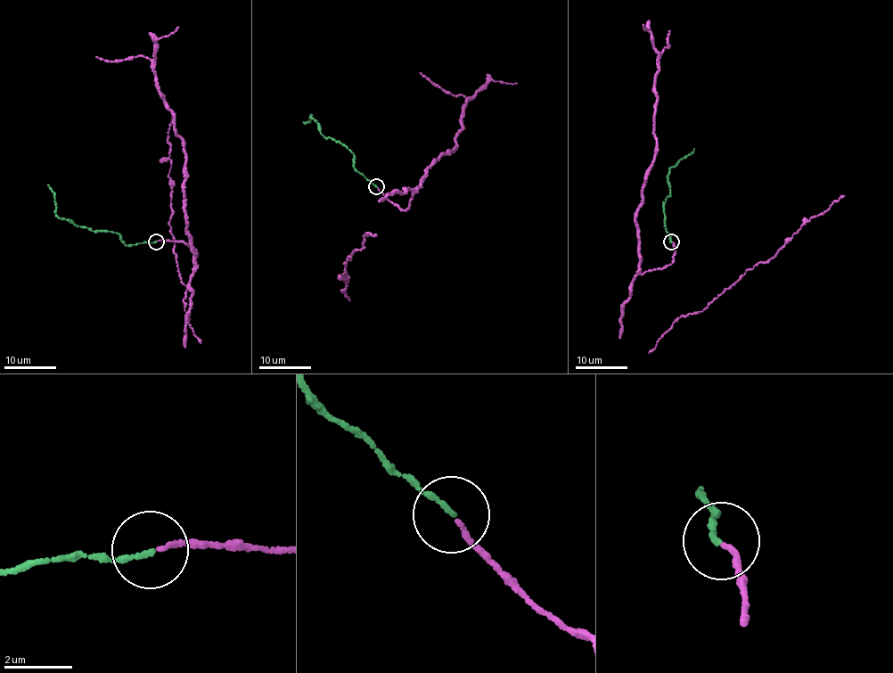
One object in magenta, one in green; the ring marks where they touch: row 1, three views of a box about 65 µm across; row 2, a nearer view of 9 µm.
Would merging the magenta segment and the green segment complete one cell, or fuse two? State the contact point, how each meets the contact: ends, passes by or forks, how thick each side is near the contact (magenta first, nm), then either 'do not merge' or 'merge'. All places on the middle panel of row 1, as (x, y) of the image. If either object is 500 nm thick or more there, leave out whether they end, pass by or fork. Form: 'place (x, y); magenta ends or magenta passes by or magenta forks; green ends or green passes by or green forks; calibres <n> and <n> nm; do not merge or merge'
place (376, 186); magenta ends; green ends; calibres 130 and 160 nm; merge

